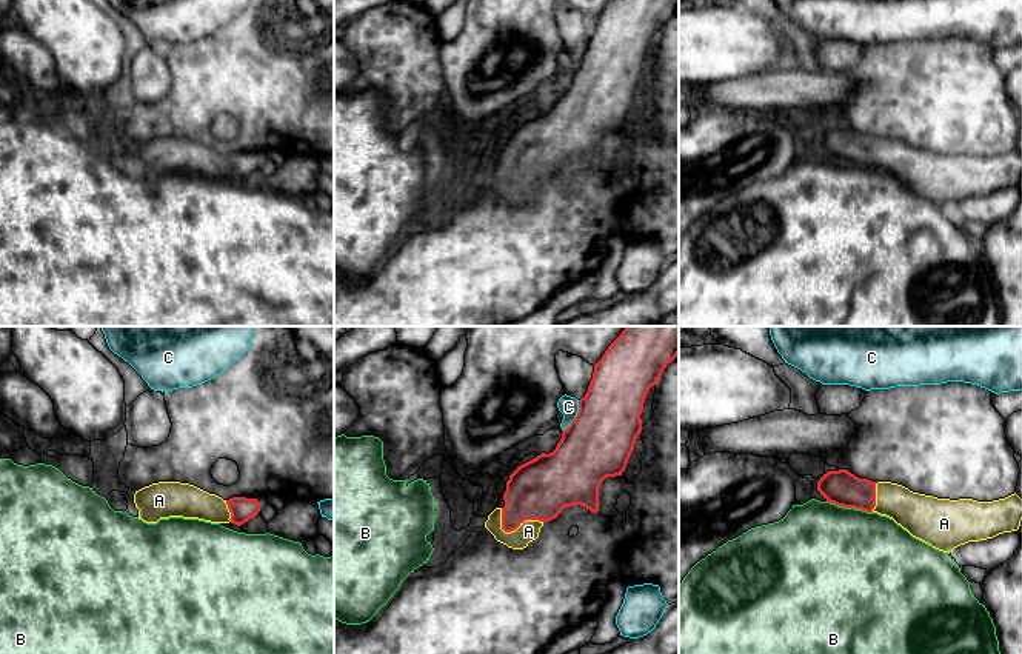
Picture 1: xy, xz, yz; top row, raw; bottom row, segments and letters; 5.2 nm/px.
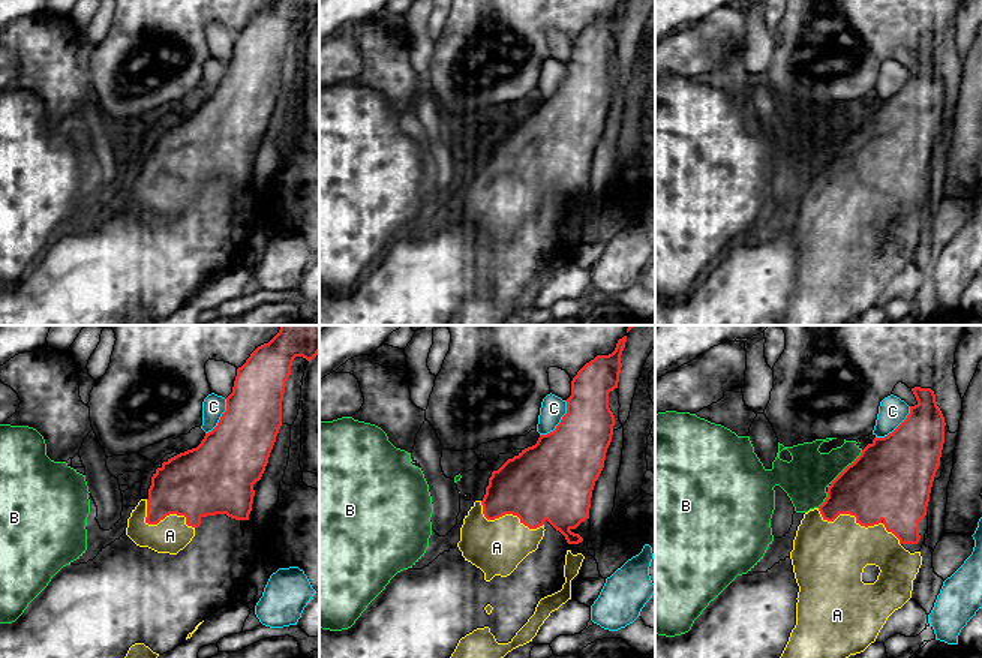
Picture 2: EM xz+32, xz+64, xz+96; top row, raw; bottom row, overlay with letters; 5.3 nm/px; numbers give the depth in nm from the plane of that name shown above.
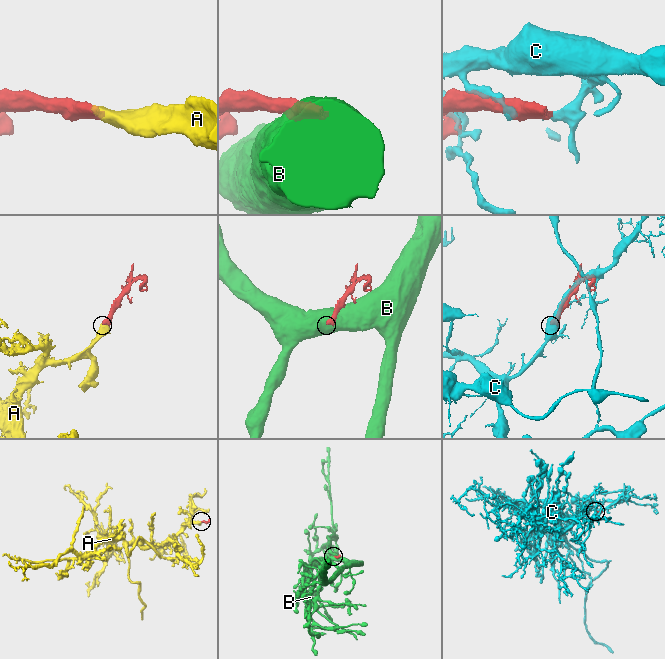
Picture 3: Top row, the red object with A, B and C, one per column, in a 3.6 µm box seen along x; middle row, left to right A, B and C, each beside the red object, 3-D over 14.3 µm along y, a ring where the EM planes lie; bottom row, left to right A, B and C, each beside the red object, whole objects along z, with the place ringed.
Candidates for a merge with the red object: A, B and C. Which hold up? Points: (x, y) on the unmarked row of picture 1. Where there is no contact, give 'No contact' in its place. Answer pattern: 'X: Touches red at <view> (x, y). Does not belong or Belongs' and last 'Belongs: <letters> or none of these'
A: Touches red at xz (513, 185). Belongs
B: Touches red at yz (850, 162). Does not belong
C: Touches red at xz (576, 71). Does not belong
Belongs: A

